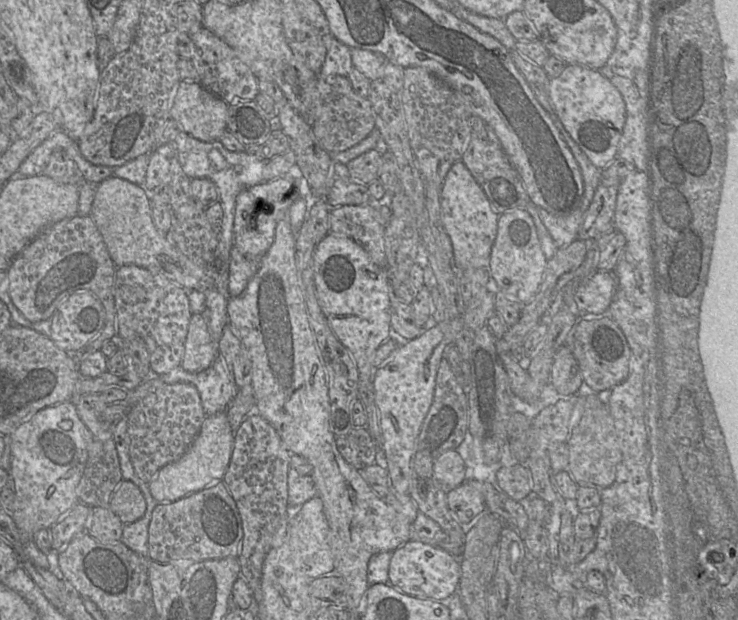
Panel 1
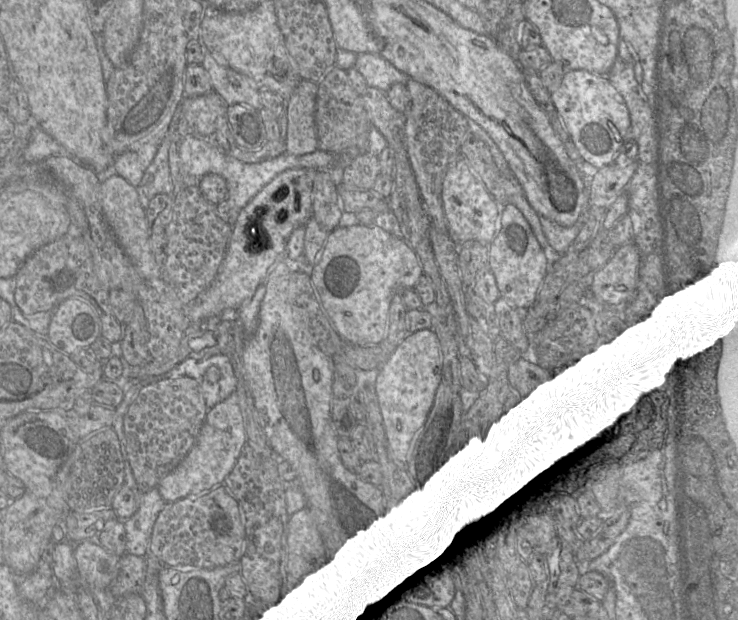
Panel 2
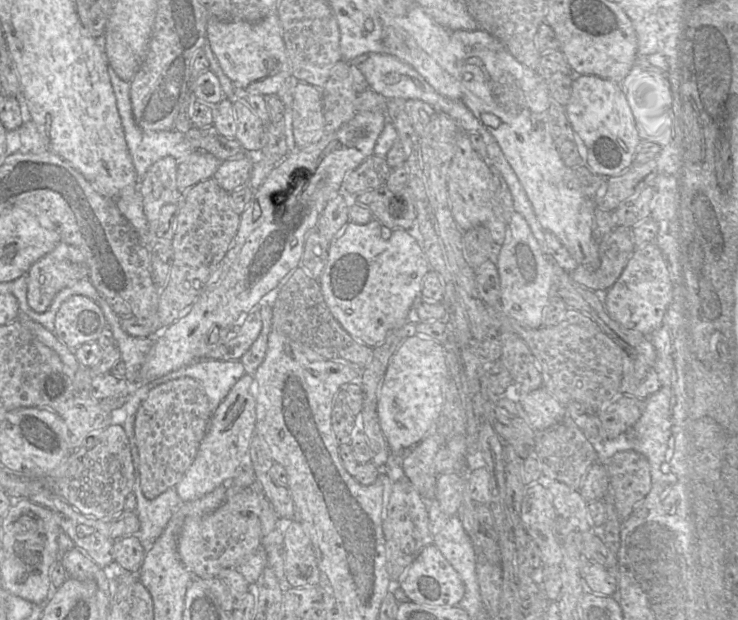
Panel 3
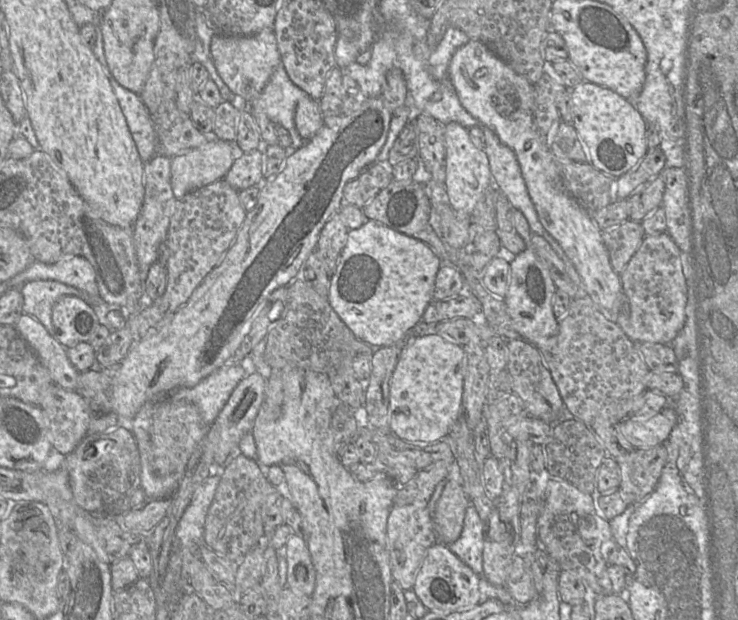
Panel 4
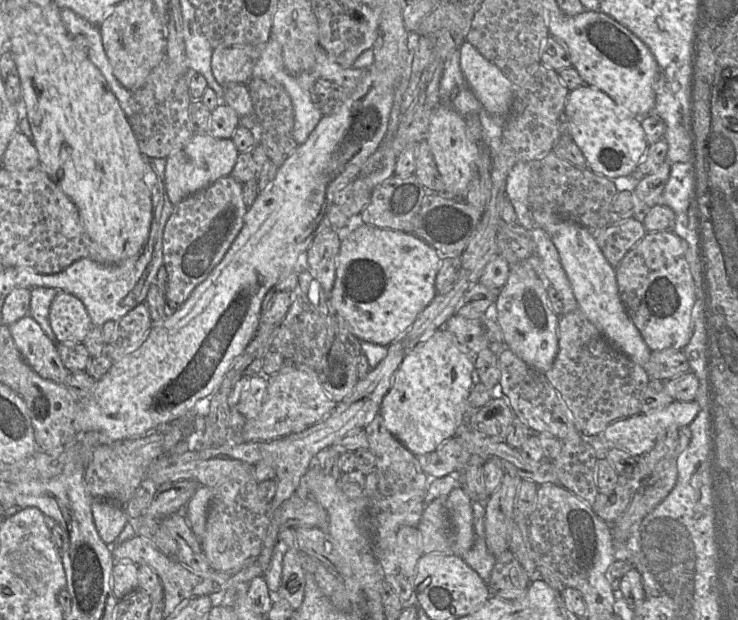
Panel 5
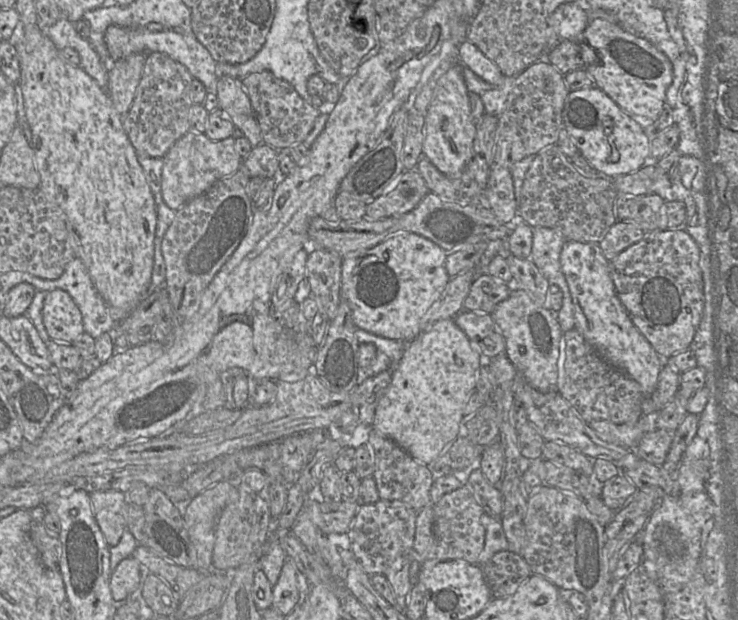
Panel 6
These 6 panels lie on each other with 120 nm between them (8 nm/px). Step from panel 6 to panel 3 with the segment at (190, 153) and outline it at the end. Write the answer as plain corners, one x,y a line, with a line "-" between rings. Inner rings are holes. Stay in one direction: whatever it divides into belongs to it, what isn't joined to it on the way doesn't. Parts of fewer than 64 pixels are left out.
194,151
178,161
176,183
179,192
185,193
197,183
213,178
222,161
207,151

